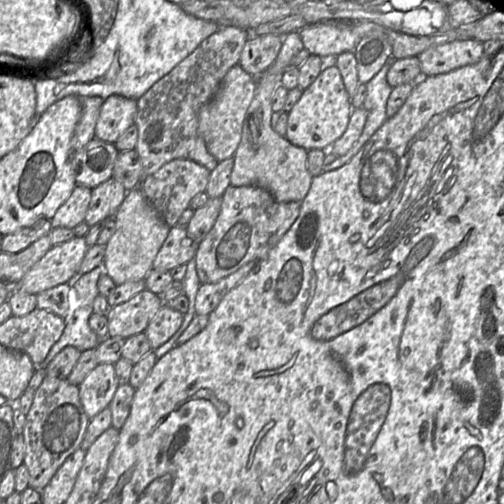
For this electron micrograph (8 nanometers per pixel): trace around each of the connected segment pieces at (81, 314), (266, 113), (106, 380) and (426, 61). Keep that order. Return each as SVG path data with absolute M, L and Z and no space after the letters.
M100 265L70 283L69 308L64 317L65 328L46 359L37 366L46 367L67 346L73 346L83 352L95 349L100 343L102 339L89 326L89 317L93 313L94 299L99 294L97 283L103 272L103 265Z
M273 63L258 77L254 98L245 115L241 141L233 155L230 185L258 186L268 191L278 202L301 202L309 192L313 179L307 167L308 151L293 145L271 127L272 95L281 84L284 69Z
M99 363L79 384L79 398L89 419L109 404L119 386L114 364Z
M474 39L453 42L428 48L417 57L423 77L451 72L477 63L485 55L484 44Z

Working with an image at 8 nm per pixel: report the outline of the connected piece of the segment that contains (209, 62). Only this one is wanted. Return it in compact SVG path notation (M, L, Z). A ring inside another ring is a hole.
M221 26L137 100L138 107L134 125L138 129L138 140L135 151L139 155L142 165L141 181L174 159L192 160L209 171L215 169L218 161L208 151L202 136L199 134L198 114L201 107L216 95L227 72L239 64L242 49L250 38L250 33L251 31L237 26Z

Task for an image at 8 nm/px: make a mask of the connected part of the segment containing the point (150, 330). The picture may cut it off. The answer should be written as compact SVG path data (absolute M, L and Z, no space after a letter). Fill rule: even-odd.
M163 304L150 321L144 333L149 339L152 350L168 341L181 327L183 314Z

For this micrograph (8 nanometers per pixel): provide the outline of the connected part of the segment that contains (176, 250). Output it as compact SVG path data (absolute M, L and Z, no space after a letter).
M173 226L157 253L152 269L167 270L187 264L196 255L198 244L187 236L186 227Z

